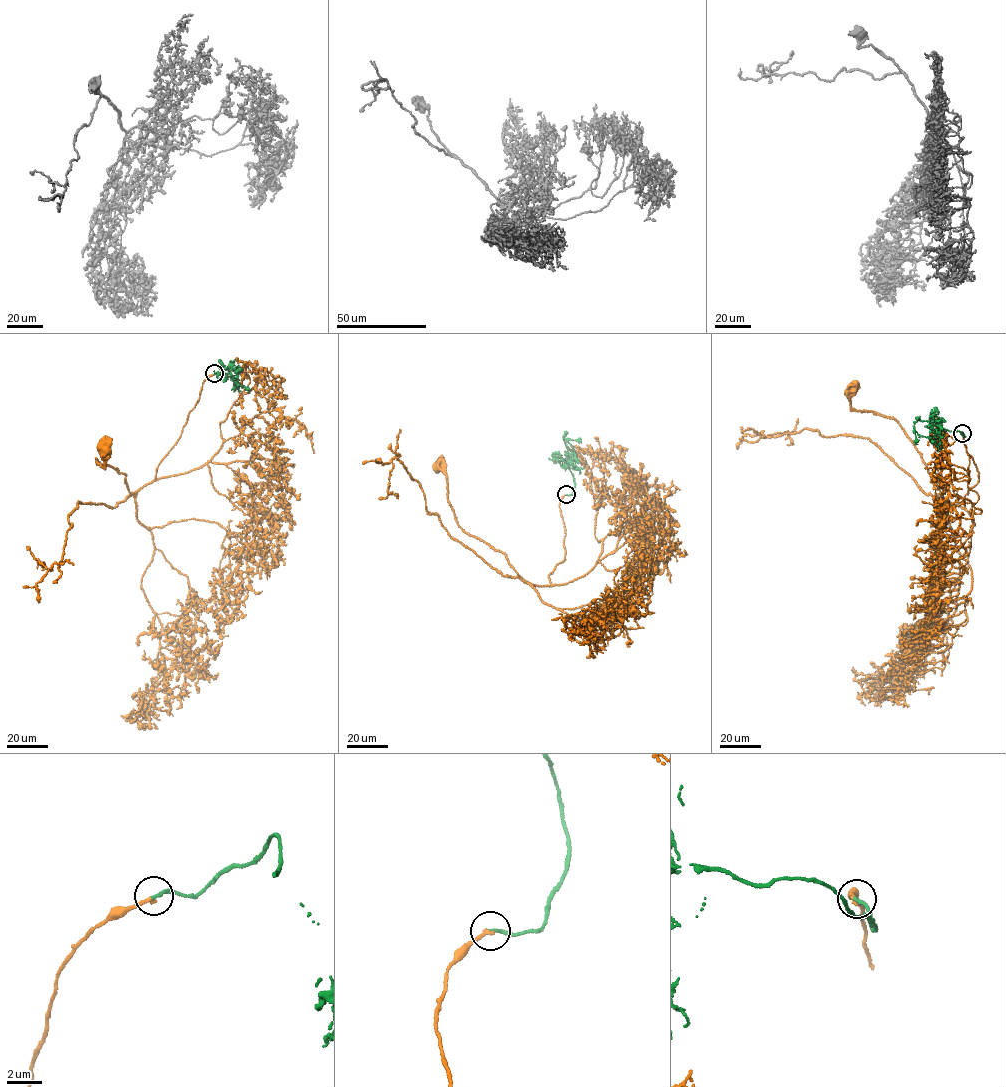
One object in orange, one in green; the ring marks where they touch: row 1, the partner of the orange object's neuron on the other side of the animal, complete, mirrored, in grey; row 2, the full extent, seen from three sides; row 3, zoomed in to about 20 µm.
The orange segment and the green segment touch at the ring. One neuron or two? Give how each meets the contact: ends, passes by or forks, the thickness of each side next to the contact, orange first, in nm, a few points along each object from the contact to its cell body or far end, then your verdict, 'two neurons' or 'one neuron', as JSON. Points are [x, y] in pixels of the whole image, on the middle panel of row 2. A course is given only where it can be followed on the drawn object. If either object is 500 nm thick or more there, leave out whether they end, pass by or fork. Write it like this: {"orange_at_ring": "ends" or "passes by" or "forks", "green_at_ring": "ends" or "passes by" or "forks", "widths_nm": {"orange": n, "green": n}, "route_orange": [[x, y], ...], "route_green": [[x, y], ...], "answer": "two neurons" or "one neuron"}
{"orange_at_ring": "ends", "green_at_ring": "ends", "widths_nm": {"orange": 240, "green": 220}, "route_orange": [[566, 495], [559, 506], [565, 559], [549, 574], [551, 584], [534, 586], [505, 555], [459, 526], [438, 464]], "route_green": [[566, 495], [572, 494], [575, 485], [570, 469], [574, 468], [571, 460], [578, 461], [568, 442], [581, 442]], "answer": "one neuron"}

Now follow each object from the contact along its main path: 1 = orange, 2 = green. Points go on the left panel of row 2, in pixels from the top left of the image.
1: (214, 374), (152, 481), (130, 493), (126, 475), (96, 463), (105, 465), (104, 448)
2: (214, 373), (228, 366), (232, 378), (238, 380), (236, 385), (239, 383), (237, 385), (249, 391)

